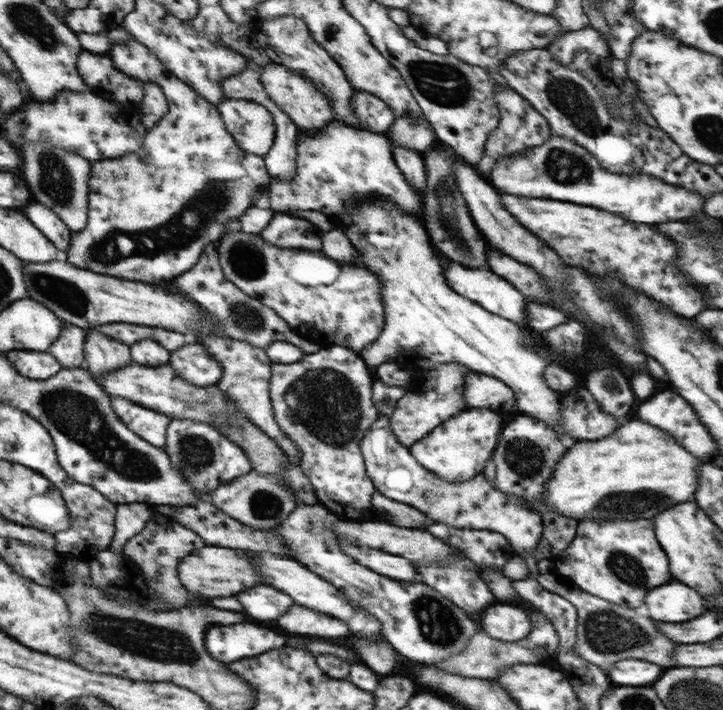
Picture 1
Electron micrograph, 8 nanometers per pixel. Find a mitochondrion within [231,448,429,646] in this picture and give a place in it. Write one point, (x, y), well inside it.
(263, 506)

